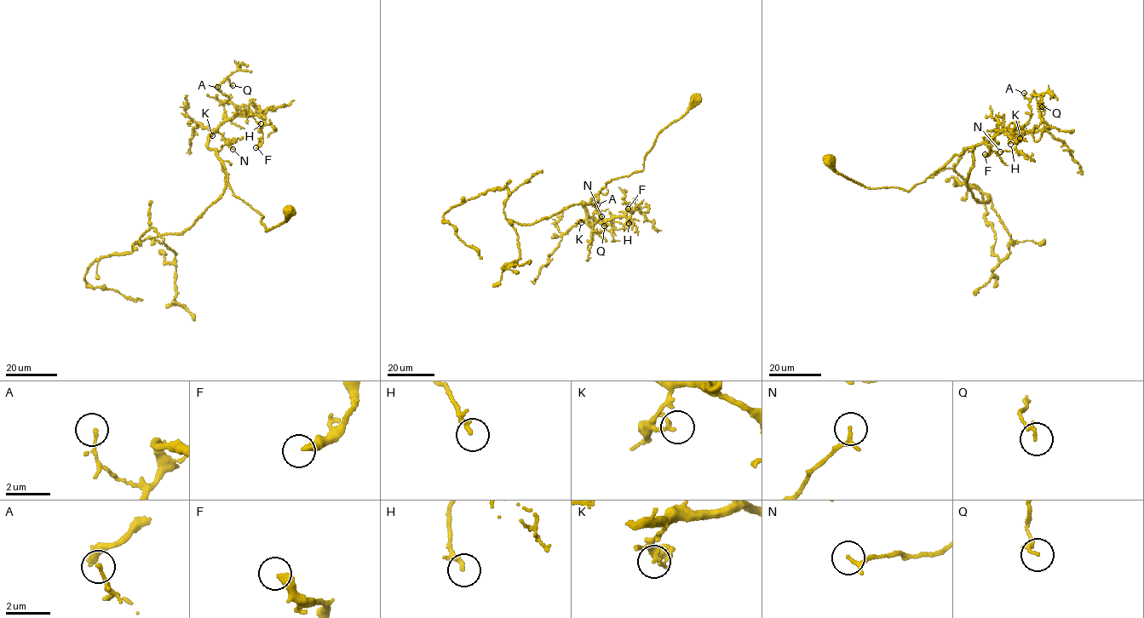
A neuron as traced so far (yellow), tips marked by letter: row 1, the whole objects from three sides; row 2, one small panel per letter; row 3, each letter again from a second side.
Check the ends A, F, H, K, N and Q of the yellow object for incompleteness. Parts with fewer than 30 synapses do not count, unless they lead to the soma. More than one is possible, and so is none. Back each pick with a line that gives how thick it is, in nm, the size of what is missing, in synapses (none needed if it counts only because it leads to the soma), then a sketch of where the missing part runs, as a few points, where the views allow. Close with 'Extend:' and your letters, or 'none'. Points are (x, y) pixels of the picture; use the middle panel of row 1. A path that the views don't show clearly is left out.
F: Thickness 360 nm. Roughly 30 synapses. Course of what is missing: (628, 208), (622, 196), (624, 190)
Extend: F

